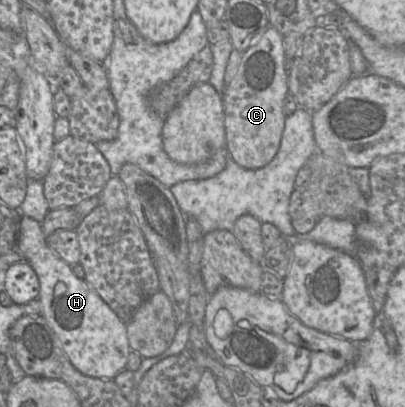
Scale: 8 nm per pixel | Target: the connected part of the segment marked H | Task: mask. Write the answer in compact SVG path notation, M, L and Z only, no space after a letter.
M22 216L17 247L20 254L36 272L42 305L42 317L61 342L72 366L81 374L113 380L127 367L131 352L126 323L121 321L99 294L86 282L78 279L67 264L48 245L41 223Z

